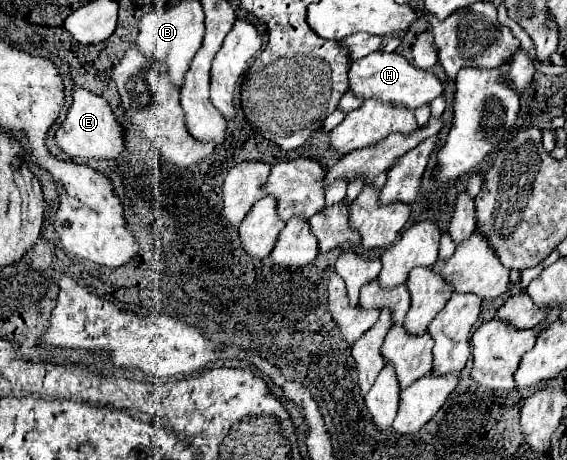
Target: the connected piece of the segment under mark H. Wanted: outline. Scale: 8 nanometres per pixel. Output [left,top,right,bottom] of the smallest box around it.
[349,51,443,111]

